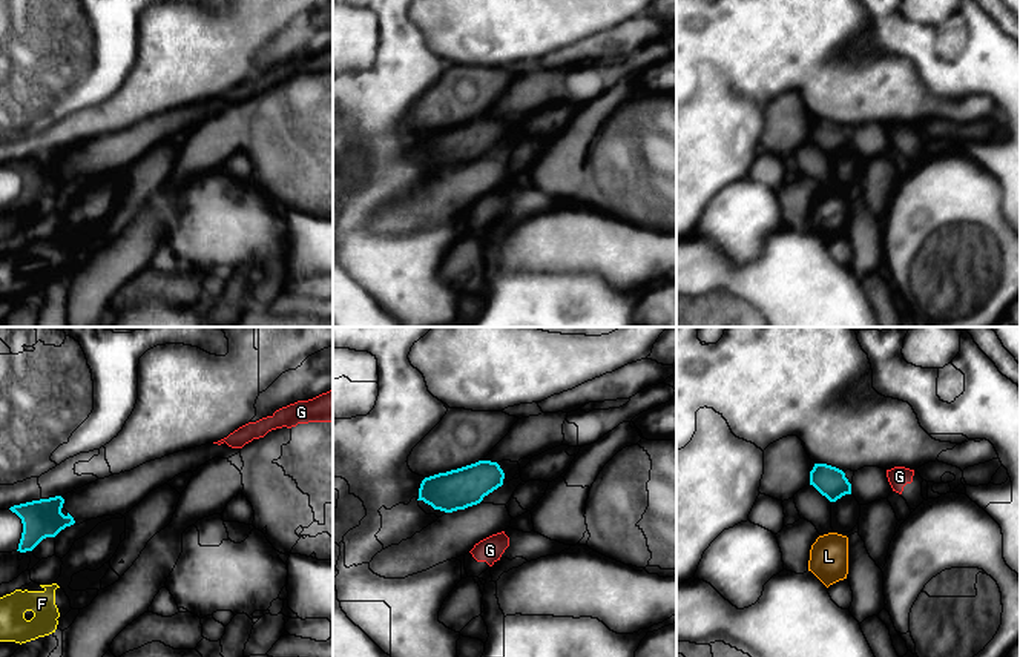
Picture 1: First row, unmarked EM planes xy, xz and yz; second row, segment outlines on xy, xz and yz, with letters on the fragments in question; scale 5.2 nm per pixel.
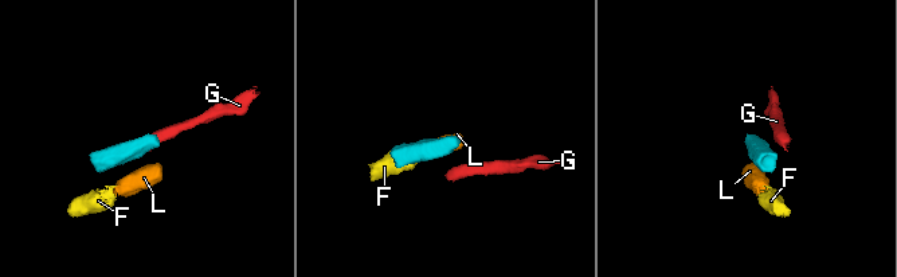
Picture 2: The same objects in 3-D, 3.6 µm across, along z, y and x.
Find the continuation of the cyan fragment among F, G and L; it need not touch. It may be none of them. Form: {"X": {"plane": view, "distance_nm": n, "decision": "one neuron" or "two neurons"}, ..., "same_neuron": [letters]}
{"F": {"plane": "xy", "distance_nm": 190, "decision": "two neurons"}, "G": {"plane": "xz", "distance_nm": 180, "decision": "two neurons"}, "L": {"plane": "yz", "distance_nm": 170, "decision": "two neurons"}, "same_neuron": []}

